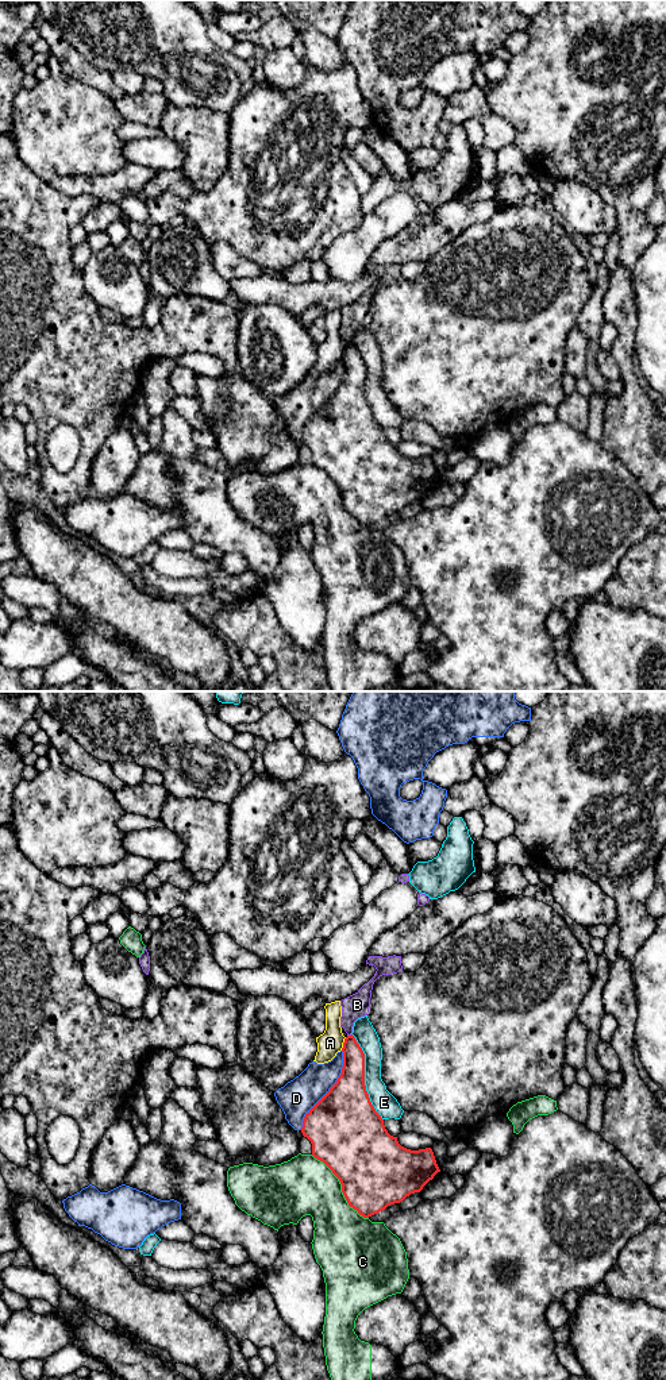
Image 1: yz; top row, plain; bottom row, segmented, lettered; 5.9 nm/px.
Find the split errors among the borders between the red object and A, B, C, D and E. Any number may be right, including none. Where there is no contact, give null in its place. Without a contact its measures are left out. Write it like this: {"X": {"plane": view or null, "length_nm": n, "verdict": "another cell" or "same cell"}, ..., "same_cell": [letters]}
{"A": {"plane": "yz", "length_nm": 90, "verdict": "another cell"}, "B": {"plane": "yz", "length_nm": 30, "verdict": "another cell"}, "C": {"plane": "yz", "length_nm": 500, "verdict": "another cell"}, "D": {"plane": "yz", "length_nm": 550, "verdict": "another cell"}, "E": {"plane": "yz", "length_nm": 550, "verdict": "another cell"}, "same_cell": []}

